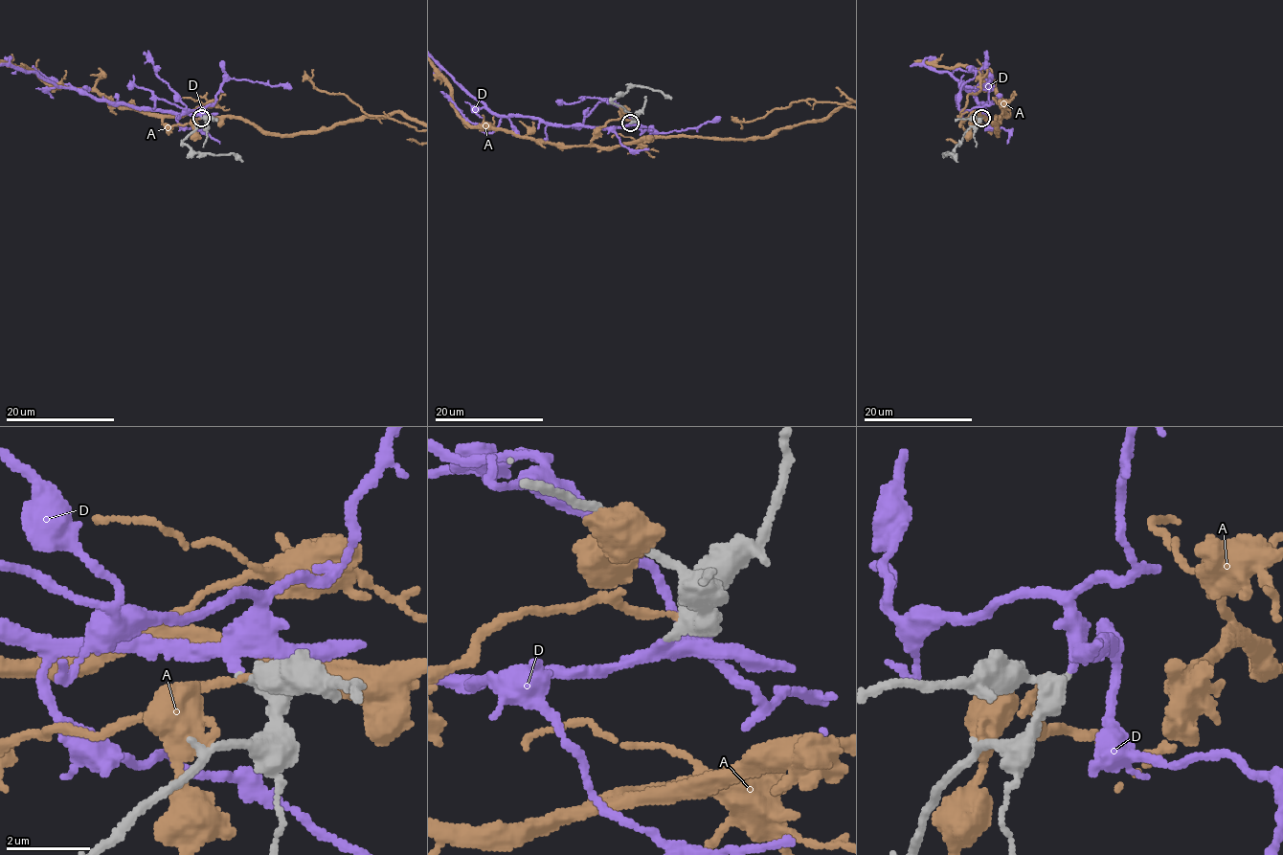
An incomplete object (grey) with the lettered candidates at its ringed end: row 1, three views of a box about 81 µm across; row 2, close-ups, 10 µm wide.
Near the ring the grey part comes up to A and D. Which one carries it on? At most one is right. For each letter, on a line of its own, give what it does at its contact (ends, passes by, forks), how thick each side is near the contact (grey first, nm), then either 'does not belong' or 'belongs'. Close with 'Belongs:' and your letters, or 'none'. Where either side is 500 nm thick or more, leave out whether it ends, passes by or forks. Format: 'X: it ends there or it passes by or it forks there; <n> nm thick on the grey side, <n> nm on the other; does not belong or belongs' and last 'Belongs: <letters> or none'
A: it ends there; 460 nm thick on the grey side, 140 nm on the other; does not belong
D: it passes by; 280 nm thick on the grey side, 320 nm on the other; belongs
Belongs: D

